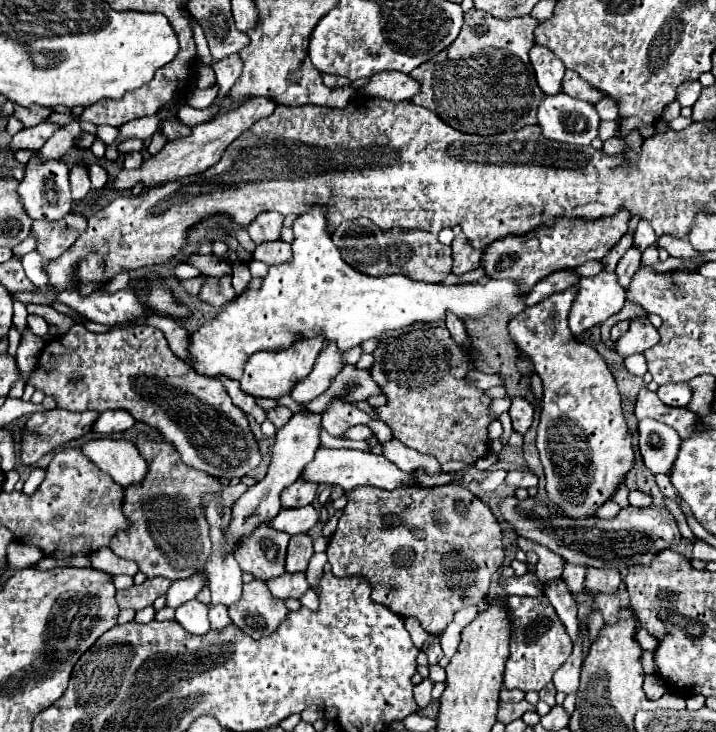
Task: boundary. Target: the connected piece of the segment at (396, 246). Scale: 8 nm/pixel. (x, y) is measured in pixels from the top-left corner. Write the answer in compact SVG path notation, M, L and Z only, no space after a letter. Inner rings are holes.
M343 225L333 231L333 243L339 247L343 259L361 273L367 275L393 275L401 273L407 277L415 277L417 281L443 281L451 273L453 257L451 247L443 245L429 233L429 259L427 249L423 251L423 235L411 239L409 229L391 229L391 231L377 231L377 233L347 233L343 235Z

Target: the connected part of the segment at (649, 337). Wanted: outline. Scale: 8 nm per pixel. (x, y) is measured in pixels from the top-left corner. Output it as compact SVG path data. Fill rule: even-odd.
M641 317L631 321L629 331L619 337L615 349L621 357L629 357L635 353L645 353L647 349L657 345L657 341L659 341L657 329L649 323L647 317Z

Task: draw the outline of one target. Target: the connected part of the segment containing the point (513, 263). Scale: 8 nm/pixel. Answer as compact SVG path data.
M619 209L615 217L601 217L601 219L581 219L581 217L557 217L551 227L539 227L525 235L507 235L495 243L491 243L485 253L481 265L487 269L487 277L493 279L515 279L521 283L521 291L527 293L537 281L547 277L553 271L579 267L591 259L603 259L611 247L623 237L627 231L631 213L627 209Z

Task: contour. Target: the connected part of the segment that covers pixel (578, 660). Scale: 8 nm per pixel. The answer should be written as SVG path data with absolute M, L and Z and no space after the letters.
M579 633L579 639L573 643L573 651L569 659L553 675L552 683L557 692L567 695L577 693L581 663L583 663L583 635Z

